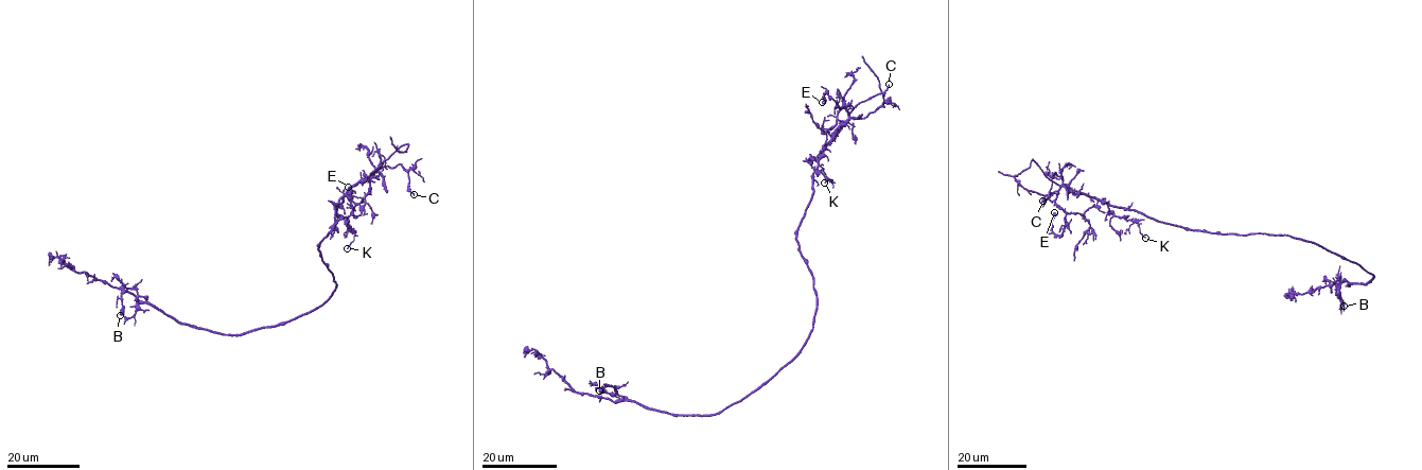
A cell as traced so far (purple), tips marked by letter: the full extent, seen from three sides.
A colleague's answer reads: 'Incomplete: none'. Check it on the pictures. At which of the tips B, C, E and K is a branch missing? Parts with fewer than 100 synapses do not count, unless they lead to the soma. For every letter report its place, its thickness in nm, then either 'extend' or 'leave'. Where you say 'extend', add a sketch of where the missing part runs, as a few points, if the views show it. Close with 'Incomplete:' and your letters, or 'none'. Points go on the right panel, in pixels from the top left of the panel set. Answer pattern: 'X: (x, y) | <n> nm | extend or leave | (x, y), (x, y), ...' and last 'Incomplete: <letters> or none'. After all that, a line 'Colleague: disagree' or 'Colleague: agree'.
B: (1344, 306) | 440 nm | leave
C: (1042, 201) | 110 nm | leave
E: (1054, 212) | 100 nm | leave
K: (1145, 238) | 90 nm | leave
Incomplete: none
Colleague: agree

